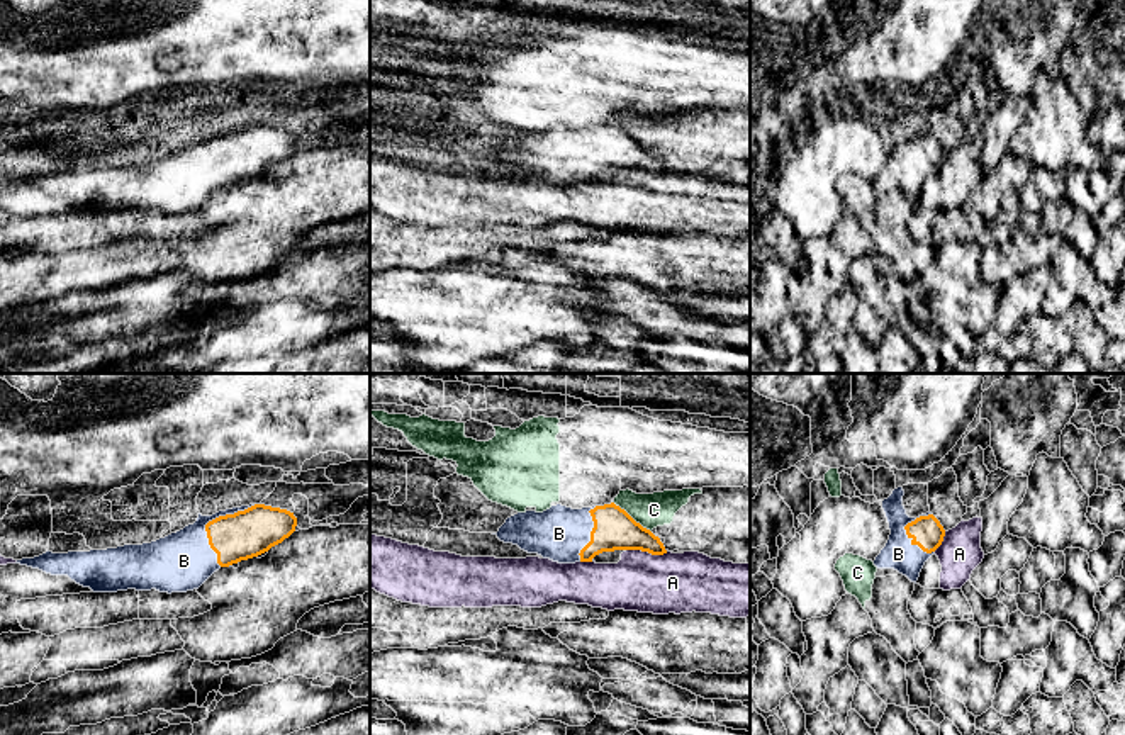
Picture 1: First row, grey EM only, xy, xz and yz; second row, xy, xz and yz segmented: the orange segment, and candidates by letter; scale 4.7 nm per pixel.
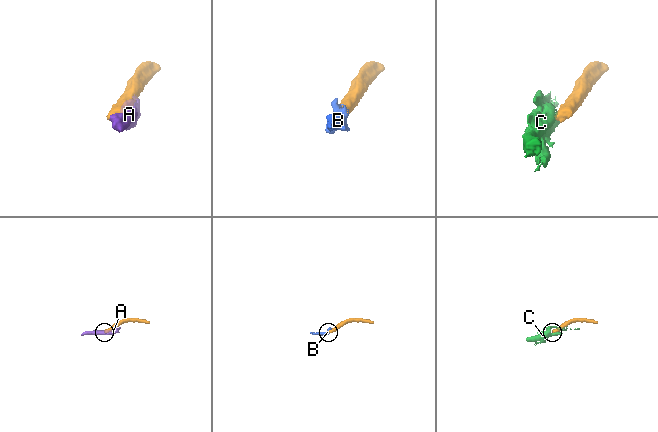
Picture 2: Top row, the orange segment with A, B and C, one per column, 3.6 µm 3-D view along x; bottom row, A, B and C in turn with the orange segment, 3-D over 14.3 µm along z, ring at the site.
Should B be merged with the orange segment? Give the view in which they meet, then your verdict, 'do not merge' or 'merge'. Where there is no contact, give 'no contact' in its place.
xy | merge

